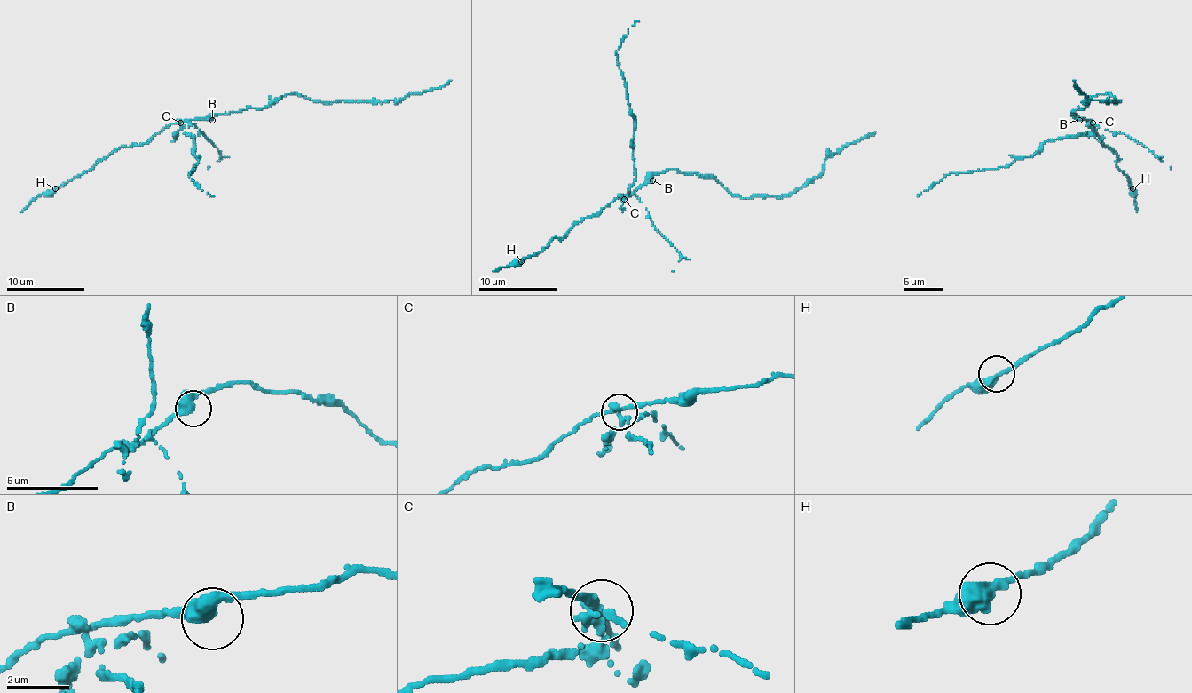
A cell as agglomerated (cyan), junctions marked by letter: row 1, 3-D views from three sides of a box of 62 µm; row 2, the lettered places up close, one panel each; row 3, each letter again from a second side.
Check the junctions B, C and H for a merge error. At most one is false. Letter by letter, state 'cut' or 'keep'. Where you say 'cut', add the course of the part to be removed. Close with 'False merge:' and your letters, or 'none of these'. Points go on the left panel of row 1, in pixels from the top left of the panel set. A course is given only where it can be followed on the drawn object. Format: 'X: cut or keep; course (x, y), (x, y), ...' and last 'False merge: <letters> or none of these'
B: keep
C: cut; course (180, 123), (185, 127), (184, 133), (193, 138), (194, 155), (198, 161), (189, 175), (202, 190), (214, 196)
H: keep
False merge: C

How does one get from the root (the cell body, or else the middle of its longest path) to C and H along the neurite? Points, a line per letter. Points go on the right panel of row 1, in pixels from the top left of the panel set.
C: (1072, 114), (1089, 120), (1092, 123)
H: (1072, 114), (1087, 120), (1103, 145), (1111, 149), (1118, 157), (1117, 165), (1132, 188)

